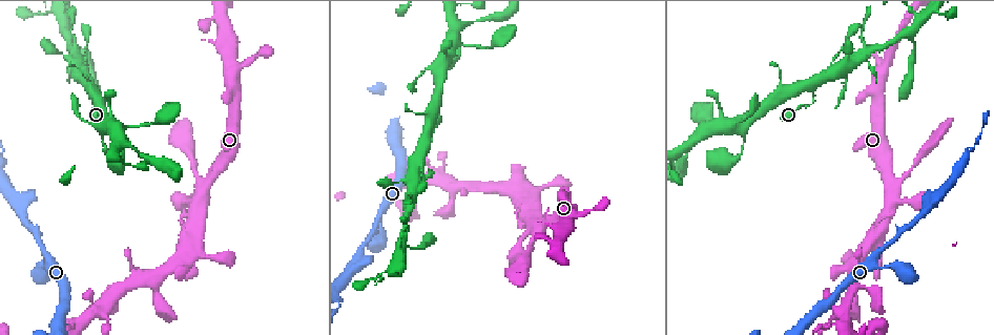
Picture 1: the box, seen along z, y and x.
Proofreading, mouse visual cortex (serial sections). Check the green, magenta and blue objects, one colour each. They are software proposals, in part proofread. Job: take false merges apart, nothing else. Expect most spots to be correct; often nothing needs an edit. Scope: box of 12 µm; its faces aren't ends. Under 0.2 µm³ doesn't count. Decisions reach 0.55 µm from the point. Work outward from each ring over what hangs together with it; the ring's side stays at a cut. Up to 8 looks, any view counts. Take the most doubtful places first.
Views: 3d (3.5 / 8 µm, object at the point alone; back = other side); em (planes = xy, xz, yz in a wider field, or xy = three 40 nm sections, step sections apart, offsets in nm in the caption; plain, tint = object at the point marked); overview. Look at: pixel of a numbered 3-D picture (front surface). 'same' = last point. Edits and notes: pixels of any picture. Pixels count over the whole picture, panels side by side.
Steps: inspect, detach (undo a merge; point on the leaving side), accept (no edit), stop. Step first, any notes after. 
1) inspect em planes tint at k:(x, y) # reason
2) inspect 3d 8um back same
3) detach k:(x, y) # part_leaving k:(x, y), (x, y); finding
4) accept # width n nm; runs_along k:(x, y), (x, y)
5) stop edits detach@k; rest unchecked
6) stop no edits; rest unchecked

inspect 3d 3.5um at 1:(43, 266) # sudden change in width

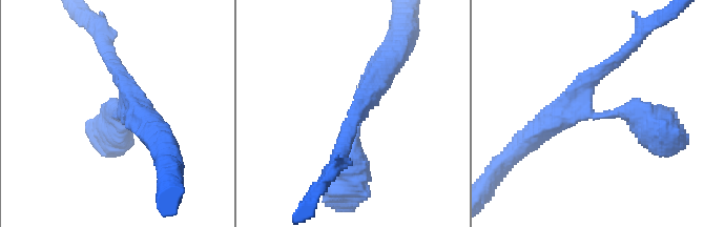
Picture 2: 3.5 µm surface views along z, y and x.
accept # runs_along 2:(379, 76), (357, 110), (354, 176), (344, 188); all the same cell

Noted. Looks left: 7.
inspect 3d 3.5um at 1:(741, 125) # thin neck

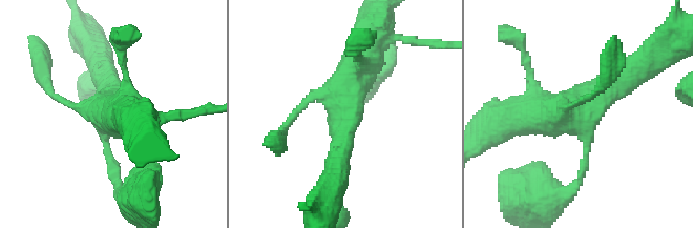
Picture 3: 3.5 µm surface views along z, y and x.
inspect em xy step 5 tint at 3:(578, 109) # shape alone is not enough

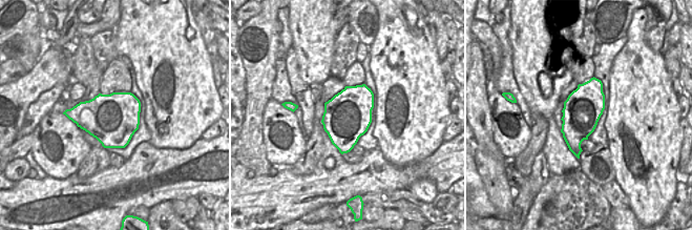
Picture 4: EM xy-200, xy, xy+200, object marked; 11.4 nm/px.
inspect em planes tint same # another direction

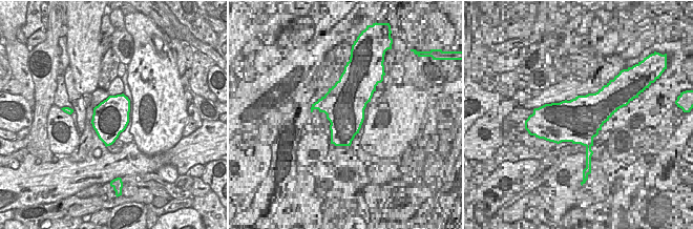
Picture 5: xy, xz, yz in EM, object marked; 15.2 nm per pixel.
accept # runs_along 3:(632, 69), (573, 111), (517, 115); all the same cell

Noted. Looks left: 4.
inspect 3d 8um at 1:(541, 224) # thick turns thin

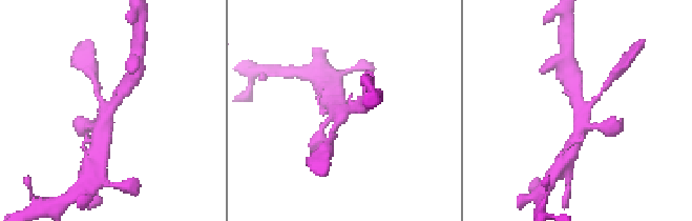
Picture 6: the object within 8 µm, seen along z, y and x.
inspect em xy step 1 tint at 6:(582, 113) # arms 4; arm_widths 200, 250, 350, 400 nm

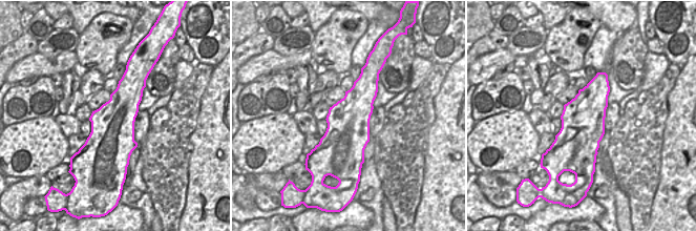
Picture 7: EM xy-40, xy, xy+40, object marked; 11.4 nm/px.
accept # runs_along 6:(126, 87), (107, 115), (102, 140); continuous, no second cell

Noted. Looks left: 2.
stop no edits; rest unchecked

